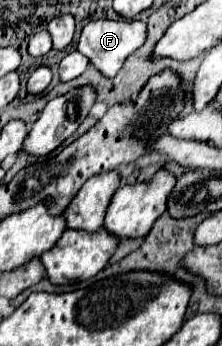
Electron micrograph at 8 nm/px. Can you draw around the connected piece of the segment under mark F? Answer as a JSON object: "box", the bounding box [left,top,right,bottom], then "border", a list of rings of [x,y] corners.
{"box":[77,19,147,77],"border":[[[99,19],[99,21],[89,21],[85,29],[81,31],[77,51],[89,59],[89,63],[105,77],[115,77],[117,71],[121,69],[123,61],[145,43],[147,37],[147,25],[143,21],[109,21],[109,19]]]}

